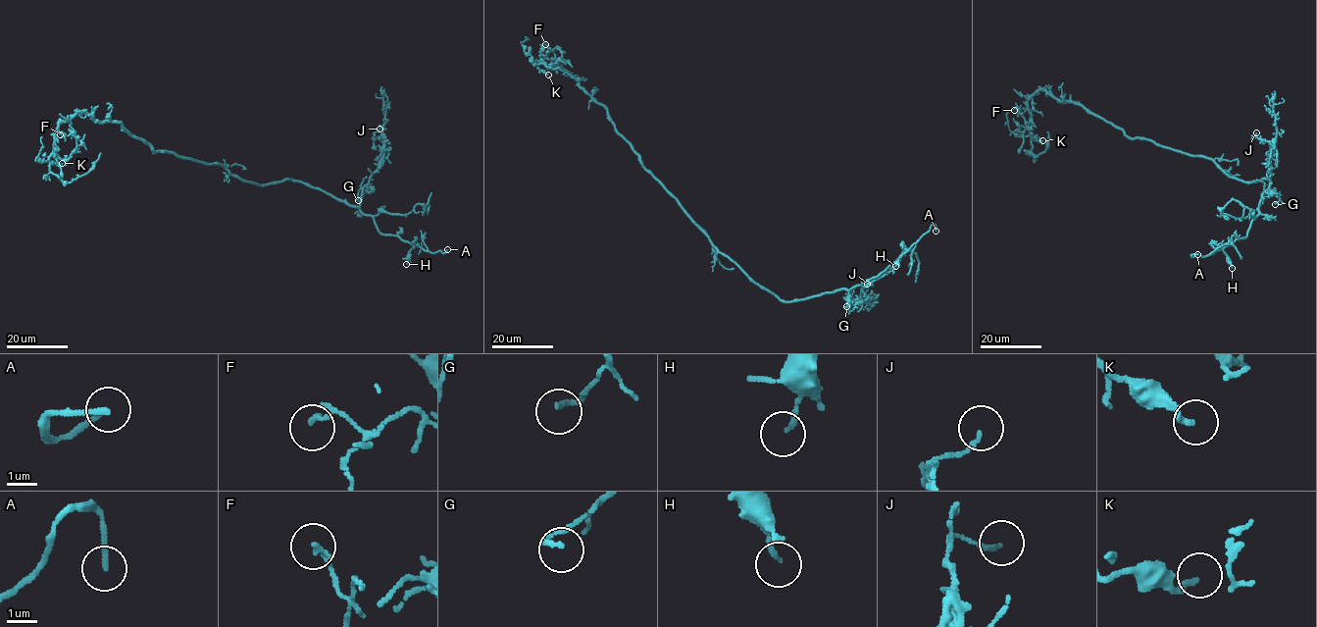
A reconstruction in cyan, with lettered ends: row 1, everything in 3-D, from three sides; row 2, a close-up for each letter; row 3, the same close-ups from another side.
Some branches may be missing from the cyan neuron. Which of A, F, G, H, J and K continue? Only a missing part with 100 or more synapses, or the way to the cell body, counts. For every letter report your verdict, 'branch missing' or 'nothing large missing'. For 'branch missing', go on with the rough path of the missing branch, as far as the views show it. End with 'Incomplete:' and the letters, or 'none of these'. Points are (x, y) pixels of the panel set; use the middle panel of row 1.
A: branch missing; course (936, 231), (933, 255), (910, 295)
F: nothing large missing
G: nothing large missing
H: nothing large missing
J: nothing large missing
K: nothing large missing
Incomplete: A

